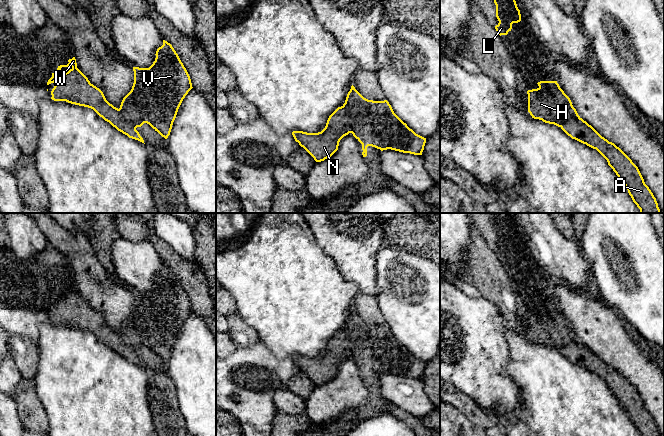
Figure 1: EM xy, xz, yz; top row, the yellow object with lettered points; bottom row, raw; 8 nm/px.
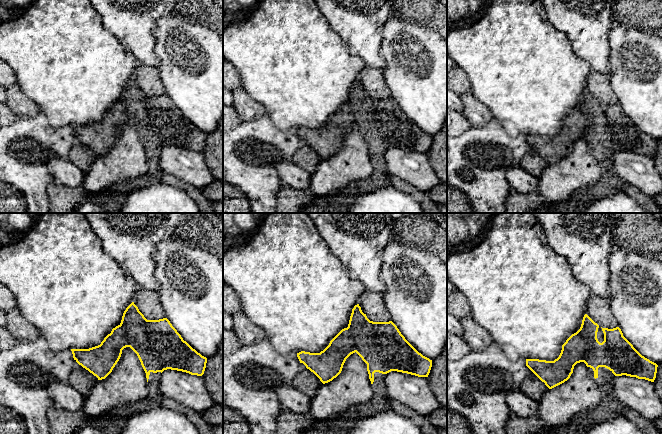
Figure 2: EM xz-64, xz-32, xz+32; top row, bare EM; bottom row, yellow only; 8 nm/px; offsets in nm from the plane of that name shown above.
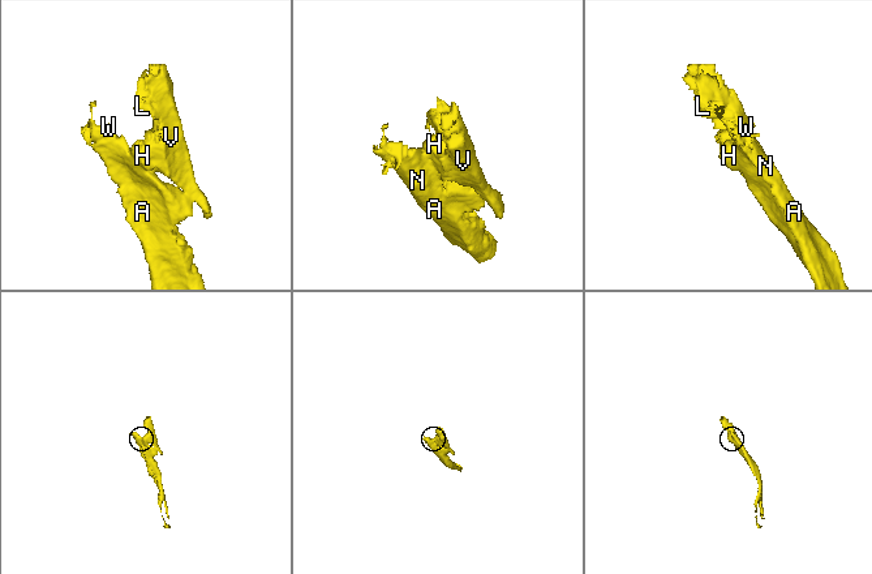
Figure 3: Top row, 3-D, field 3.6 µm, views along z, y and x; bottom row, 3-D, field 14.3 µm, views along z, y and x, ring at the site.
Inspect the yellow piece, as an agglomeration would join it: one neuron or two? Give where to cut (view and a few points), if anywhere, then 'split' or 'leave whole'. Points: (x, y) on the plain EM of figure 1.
cut in xz along (342, 330), (352, 345), (352, 356); split

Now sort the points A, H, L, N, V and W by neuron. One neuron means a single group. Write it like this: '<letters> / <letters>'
A N W / H L V

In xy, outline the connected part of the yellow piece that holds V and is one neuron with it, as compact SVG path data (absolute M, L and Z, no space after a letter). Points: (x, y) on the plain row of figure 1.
M163 264L163 269L155 279L155 285L149 292L133 291L134 307L131 315L123 322L119 334L135 352L147 347L167 363L178 333L193 311L186 292L170 267Z

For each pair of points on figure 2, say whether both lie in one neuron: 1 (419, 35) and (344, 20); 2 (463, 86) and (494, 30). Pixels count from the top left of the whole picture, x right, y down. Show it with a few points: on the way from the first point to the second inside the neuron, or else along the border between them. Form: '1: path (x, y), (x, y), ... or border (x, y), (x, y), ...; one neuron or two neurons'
1: border (389, 15), (381, 29), (381, 48), (379, 50); two neurons
2: border (457, 66), (465, 73), (471, 90); two neurons

